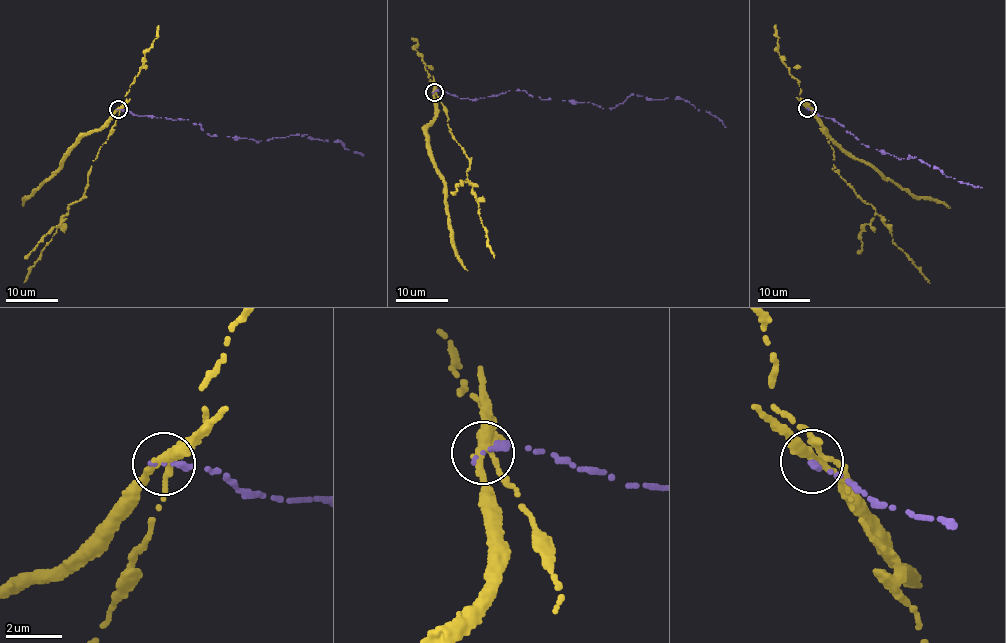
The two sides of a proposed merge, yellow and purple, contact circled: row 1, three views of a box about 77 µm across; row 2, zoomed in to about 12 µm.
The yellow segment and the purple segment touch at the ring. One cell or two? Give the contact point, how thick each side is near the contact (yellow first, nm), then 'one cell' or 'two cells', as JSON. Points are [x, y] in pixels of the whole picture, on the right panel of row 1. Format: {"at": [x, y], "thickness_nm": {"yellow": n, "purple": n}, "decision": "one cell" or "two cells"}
{"at": [807, 108], "thickness_nm": {"yellow": 280, "purple": 240}, "decision": "two cells"}

